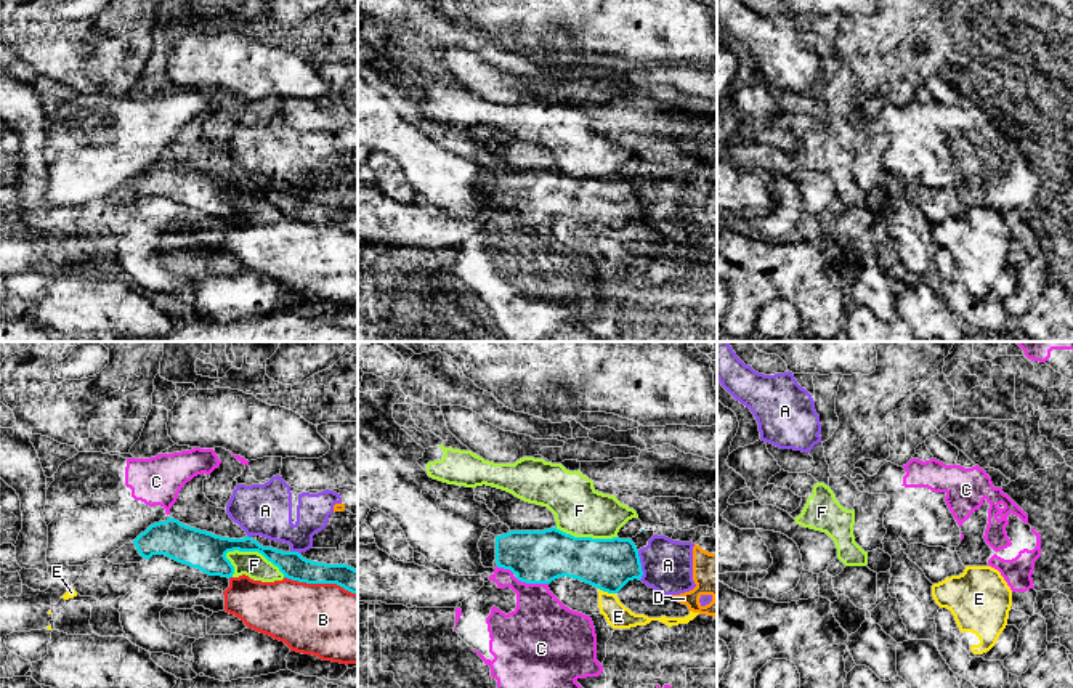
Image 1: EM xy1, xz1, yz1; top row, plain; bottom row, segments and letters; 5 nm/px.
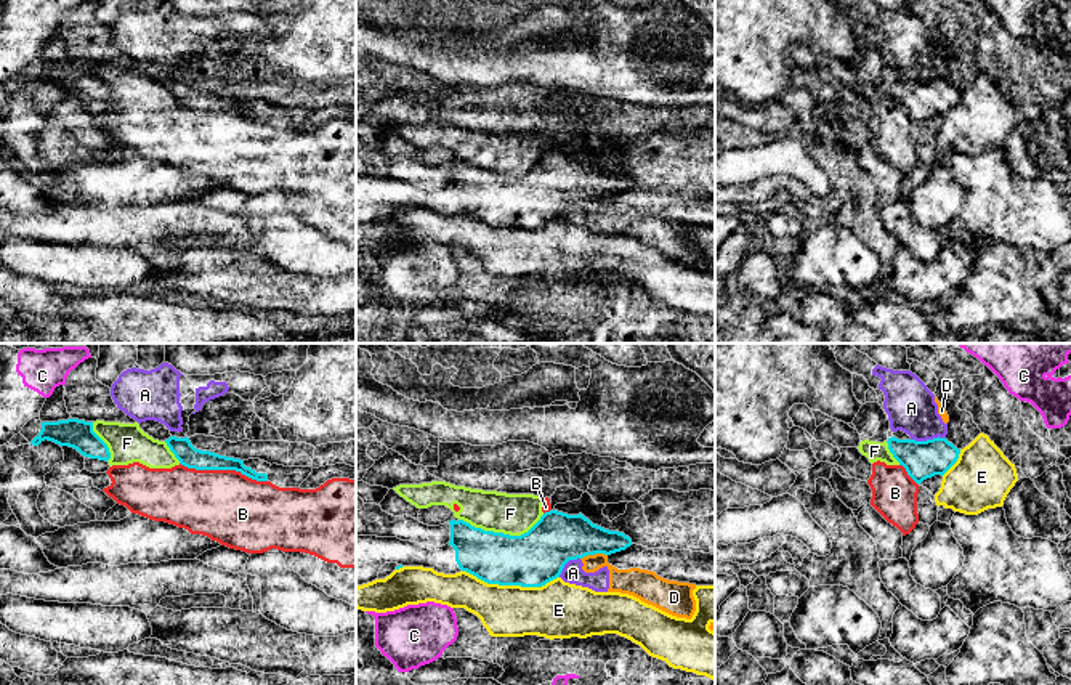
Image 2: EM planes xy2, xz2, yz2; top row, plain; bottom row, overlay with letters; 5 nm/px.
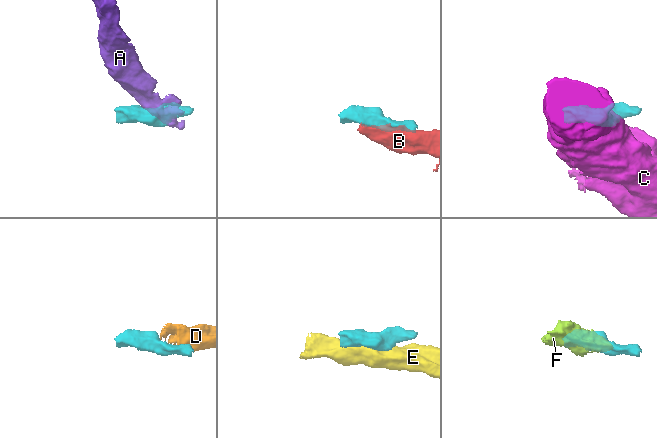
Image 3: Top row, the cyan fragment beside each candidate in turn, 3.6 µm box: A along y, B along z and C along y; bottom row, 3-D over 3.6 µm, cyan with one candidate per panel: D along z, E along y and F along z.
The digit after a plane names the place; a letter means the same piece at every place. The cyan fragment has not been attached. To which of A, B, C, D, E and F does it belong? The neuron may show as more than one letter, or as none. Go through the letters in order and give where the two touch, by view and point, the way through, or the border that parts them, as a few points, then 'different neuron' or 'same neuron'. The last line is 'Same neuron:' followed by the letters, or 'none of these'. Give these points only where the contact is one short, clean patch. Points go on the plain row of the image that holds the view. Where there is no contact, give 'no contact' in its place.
A: meets cyan in yz2 at (927, 81); different neuron
B: meets cyan in xy2 at (223, 109); different neuron
C: meets cyan in xz1 at (531, 223); border along xz1 (515, 218), (525, 223), (547, 225); different neuron
D: meets cyan in xz2 at (594, 194); border along xz2 (606, 194), (587, 194), (581, 199); different neuron
E: meets cyan in xz2 at (510, 225); different neuron
F: meets cyan in xz2 at (501, 174); different neuron
Same neuron: none of these

